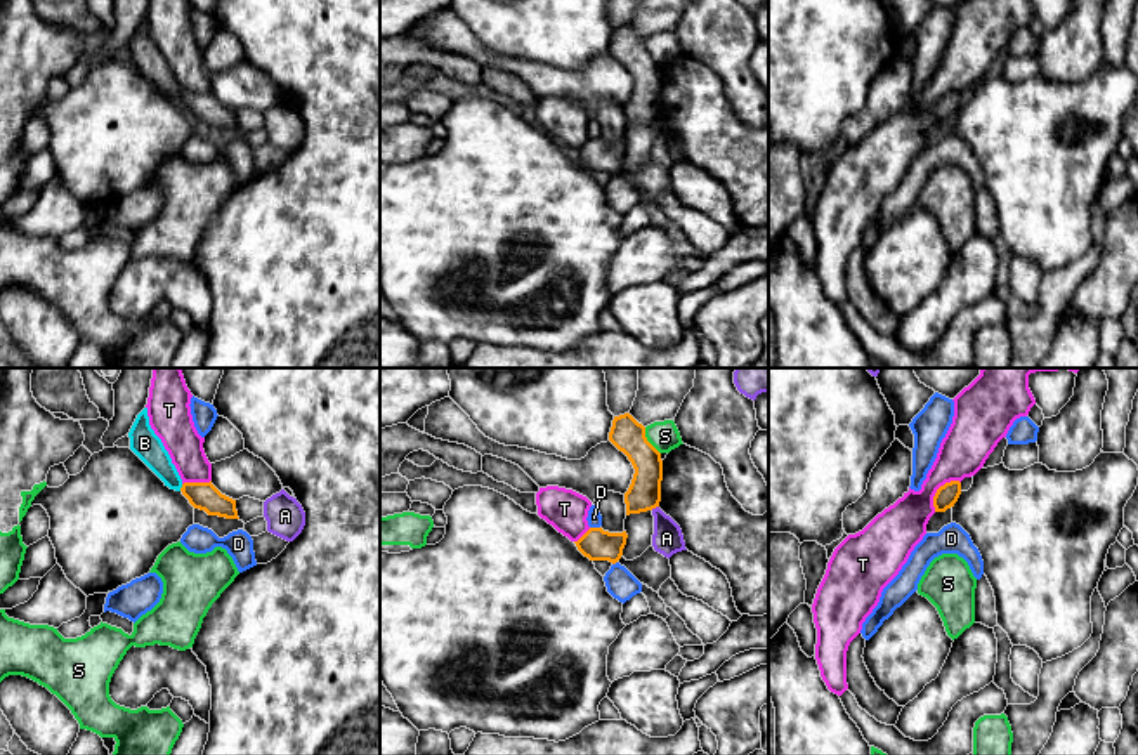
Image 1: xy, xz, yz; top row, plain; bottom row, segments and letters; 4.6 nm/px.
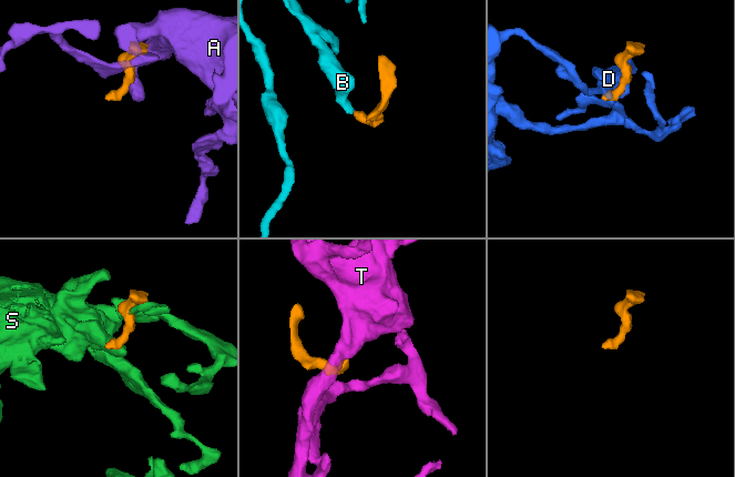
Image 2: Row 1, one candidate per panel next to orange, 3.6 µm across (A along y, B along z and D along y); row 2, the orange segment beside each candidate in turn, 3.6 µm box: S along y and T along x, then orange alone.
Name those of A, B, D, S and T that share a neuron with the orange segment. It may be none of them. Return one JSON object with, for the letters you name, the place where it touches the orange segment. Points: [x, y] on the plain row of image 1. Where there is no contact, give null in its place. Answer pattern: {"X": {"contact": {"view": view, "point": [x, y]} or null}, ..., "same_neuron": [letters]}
{"B": {"contact": {"view": "xy", "point": [181, 99]}}, "same_neuron": ["B"]}

